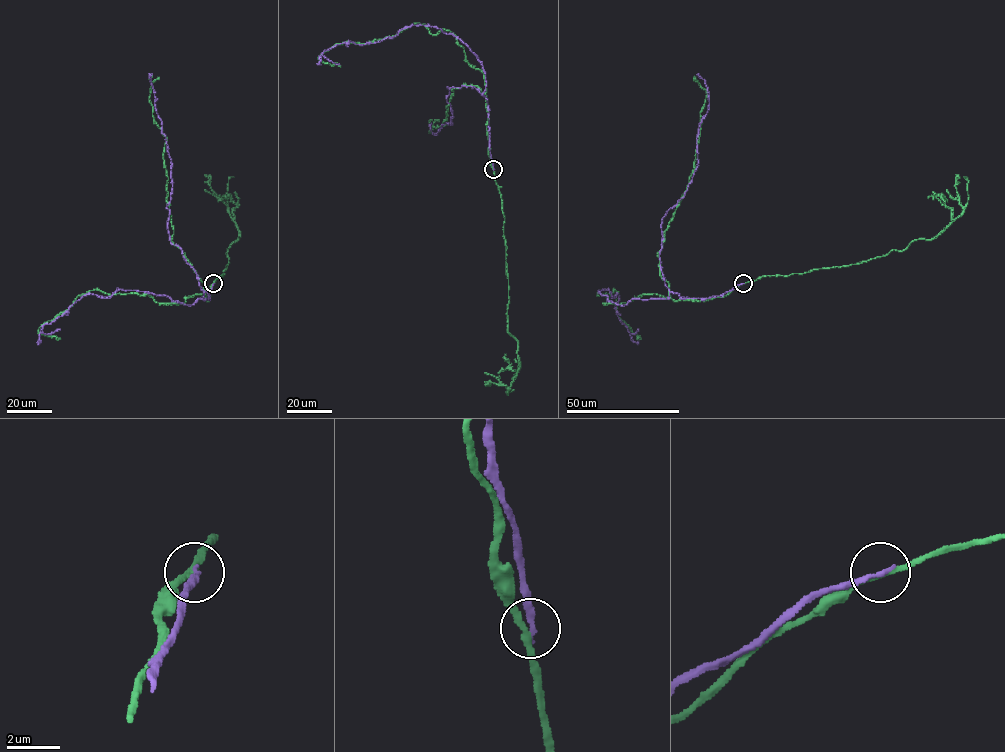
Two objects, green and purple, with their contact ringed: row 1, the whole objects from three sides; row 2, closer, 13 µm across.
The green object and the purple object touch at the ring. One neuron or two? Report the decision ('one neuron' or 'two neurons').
two neurons

